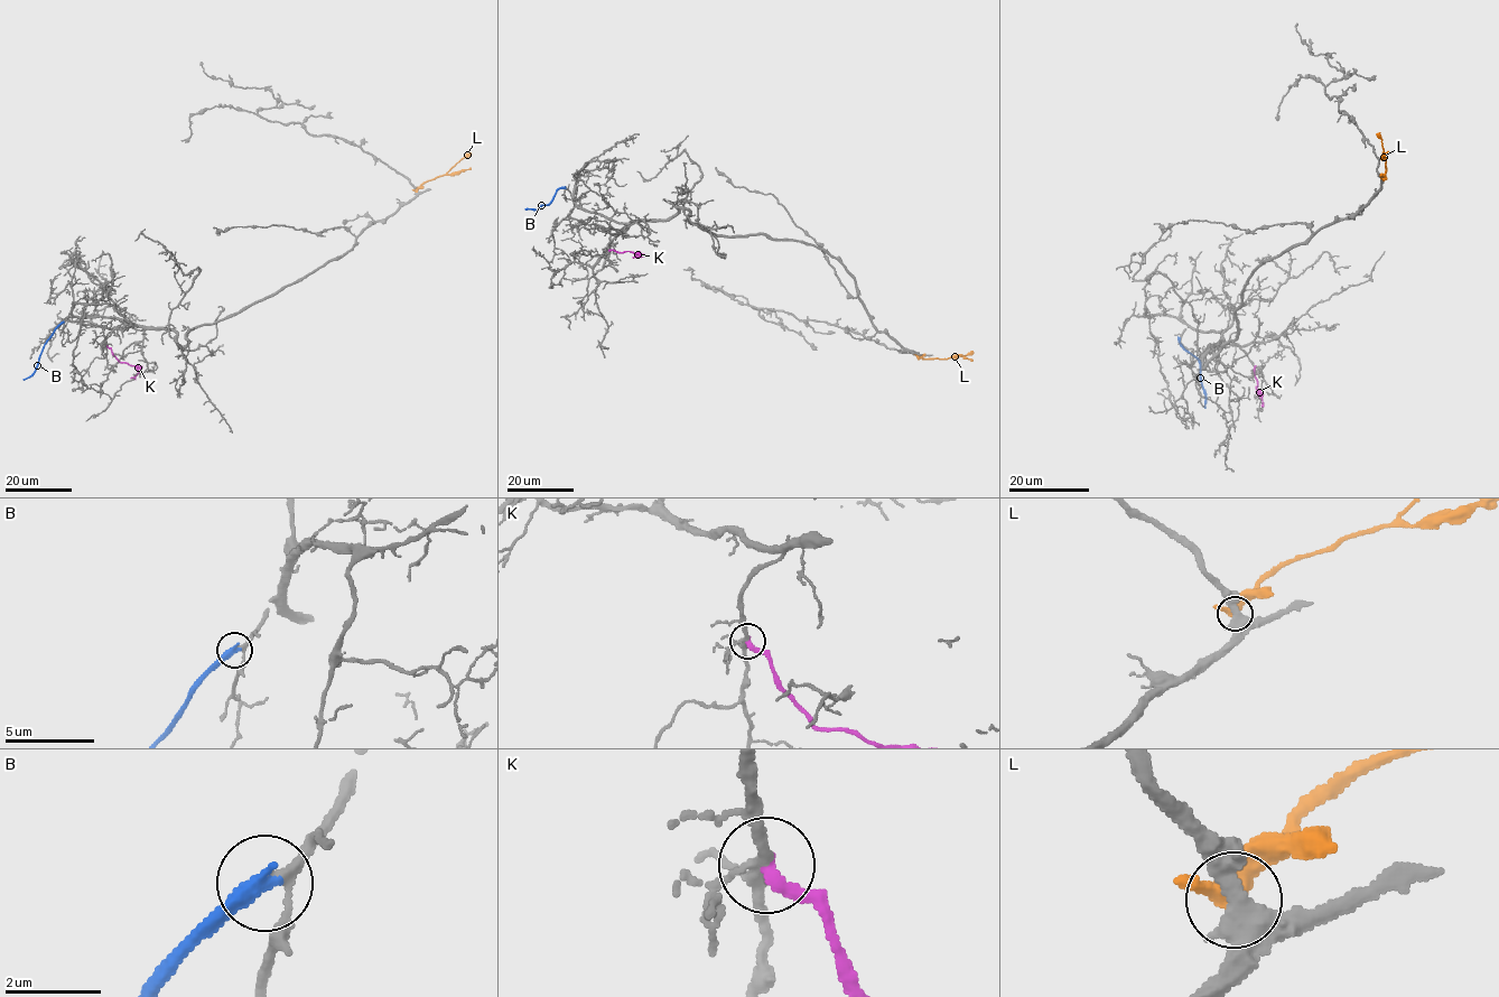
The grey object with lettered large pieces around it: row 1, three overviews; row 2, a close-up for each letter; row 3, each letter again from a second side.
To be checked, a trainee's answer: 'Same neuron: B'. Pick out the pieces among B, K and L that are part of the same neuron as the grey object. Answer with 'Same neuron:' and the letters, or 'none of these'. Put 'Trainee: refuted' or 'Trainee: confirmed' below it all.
Same neuron: B
Trainee: confirmed

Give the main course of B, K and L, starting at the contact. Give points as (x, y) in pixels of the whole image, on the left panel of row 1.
B: (63, 322), (45, 344), (35, 371), (22, 379)
K: (106, 346), (120, 362), (136, 366), (139, 372), (130, 379)
L: (417, 192), (471, 154)

